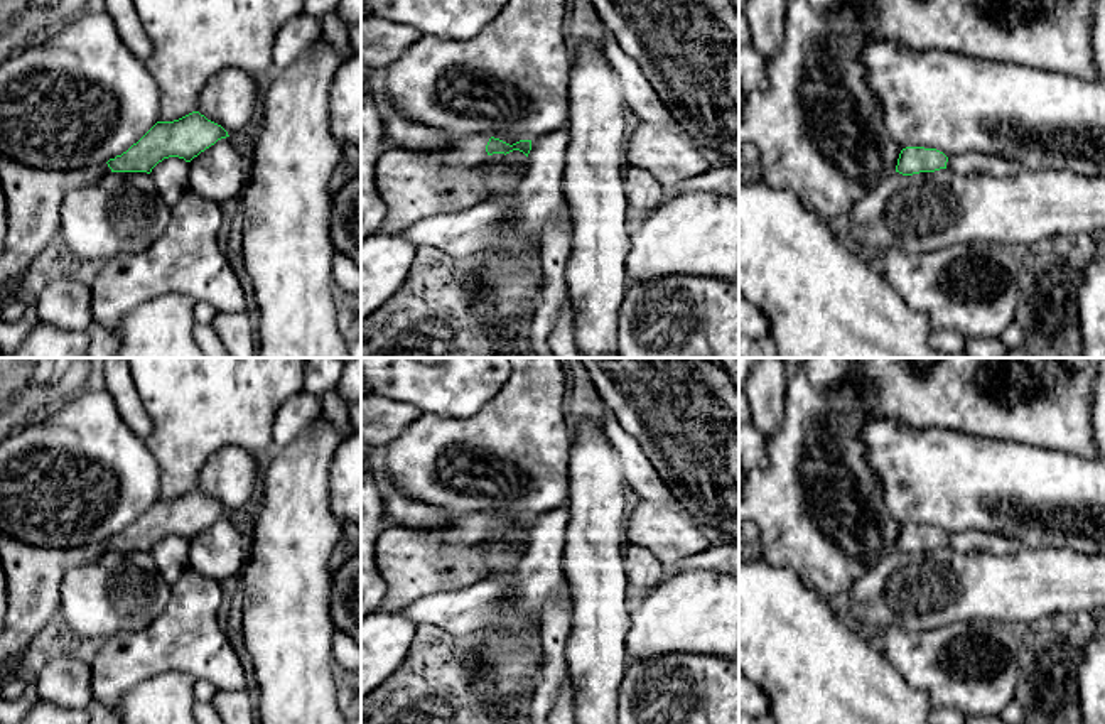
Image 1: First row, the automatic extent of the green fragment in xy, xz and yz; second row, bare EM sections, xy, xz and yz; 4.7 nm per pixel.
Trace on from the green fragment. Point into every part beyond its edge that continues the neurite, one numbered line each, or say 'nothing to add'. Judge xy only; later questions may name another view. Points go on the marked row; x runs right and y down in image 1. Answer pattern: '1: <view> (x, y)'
1: xy (34, 196)

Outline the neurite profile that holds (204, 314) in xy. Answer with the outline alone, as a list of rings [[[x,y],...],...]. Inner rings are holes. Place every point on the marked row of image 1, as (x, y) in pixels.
[[[196,302],[194,304],[194,321],[196,321],[196,324],[211,326],[211,322],[214,321],[214,317],[218,314],[219,312],[206,302]]]

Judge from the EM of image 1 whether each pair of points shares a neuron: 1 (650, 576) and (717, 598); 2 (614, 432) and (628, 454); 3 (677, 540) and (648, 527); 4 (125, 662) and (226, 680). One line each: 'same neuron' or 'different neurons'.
1: different neurons
2: same neuron
3: same neuron
4: same neuron

